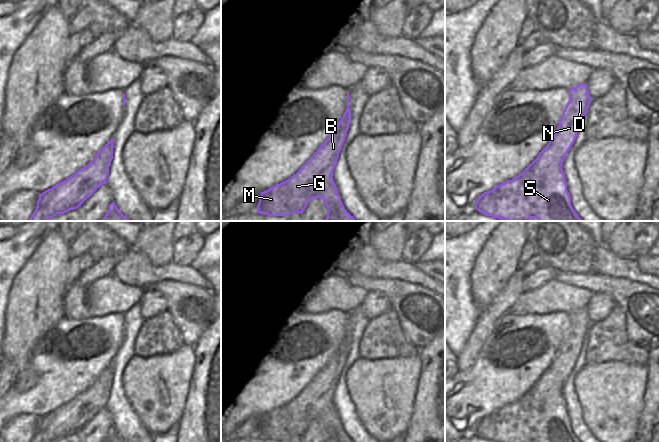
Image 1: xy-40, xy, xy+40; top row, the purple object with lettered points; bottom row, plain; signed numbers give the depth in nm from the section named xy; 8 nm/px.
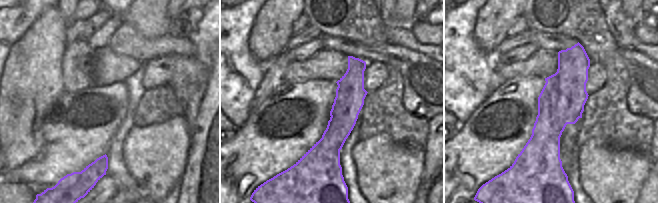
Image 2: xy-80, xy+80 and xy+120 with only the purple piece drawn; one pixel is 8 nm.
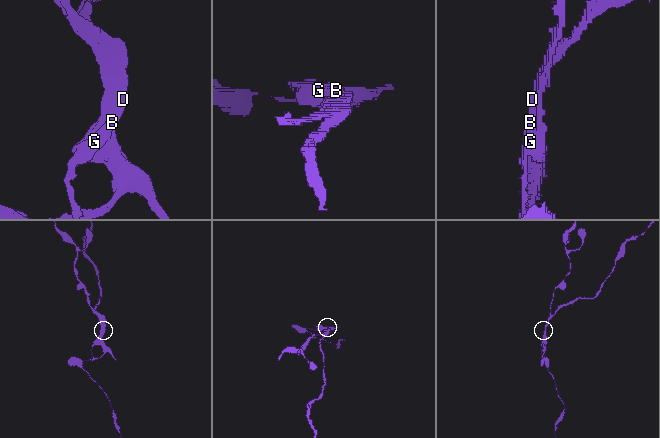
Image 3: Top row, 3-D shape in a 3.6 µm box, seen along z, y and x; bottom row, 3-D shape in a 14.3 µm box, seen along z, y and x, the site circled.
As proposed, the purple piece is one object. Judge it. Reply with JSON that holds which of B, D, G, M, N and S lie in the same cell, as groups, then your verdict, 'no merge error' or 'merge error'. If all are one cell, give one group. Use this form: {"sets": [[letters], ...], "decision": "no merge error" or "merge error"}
{"sets": [["B", "D", "N"], ["G", "M", "S"]], "decision": "merge error"}

